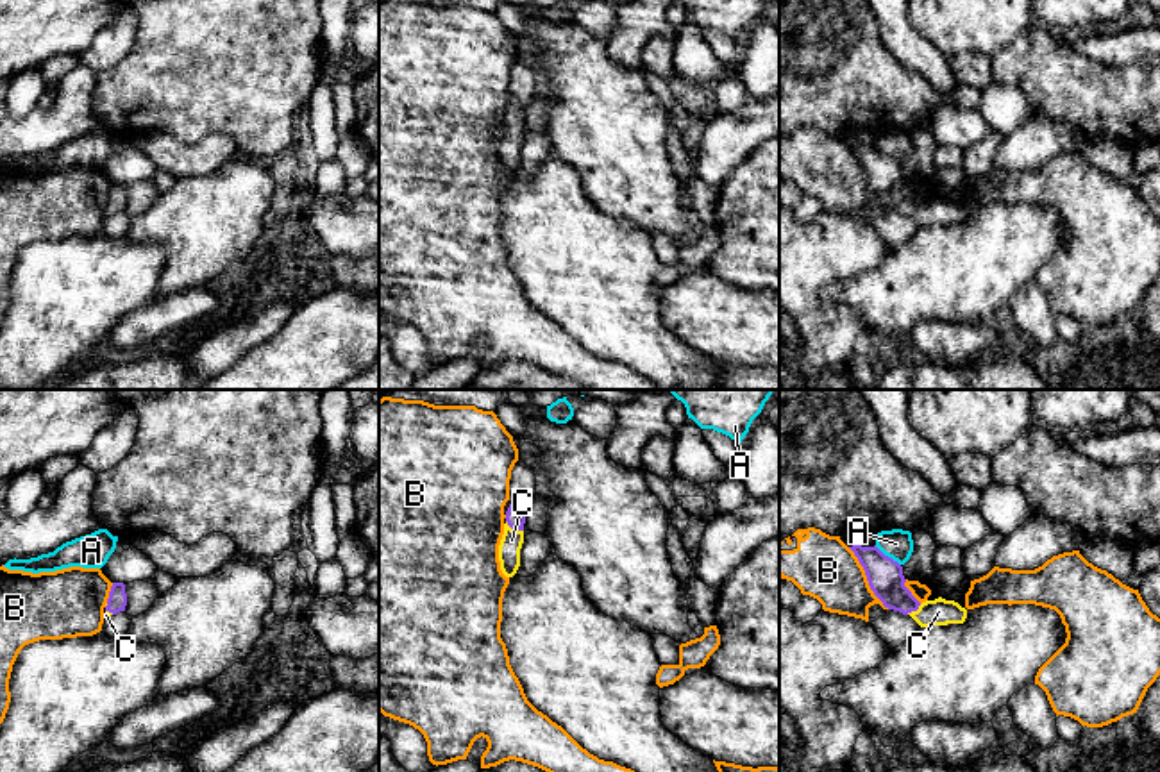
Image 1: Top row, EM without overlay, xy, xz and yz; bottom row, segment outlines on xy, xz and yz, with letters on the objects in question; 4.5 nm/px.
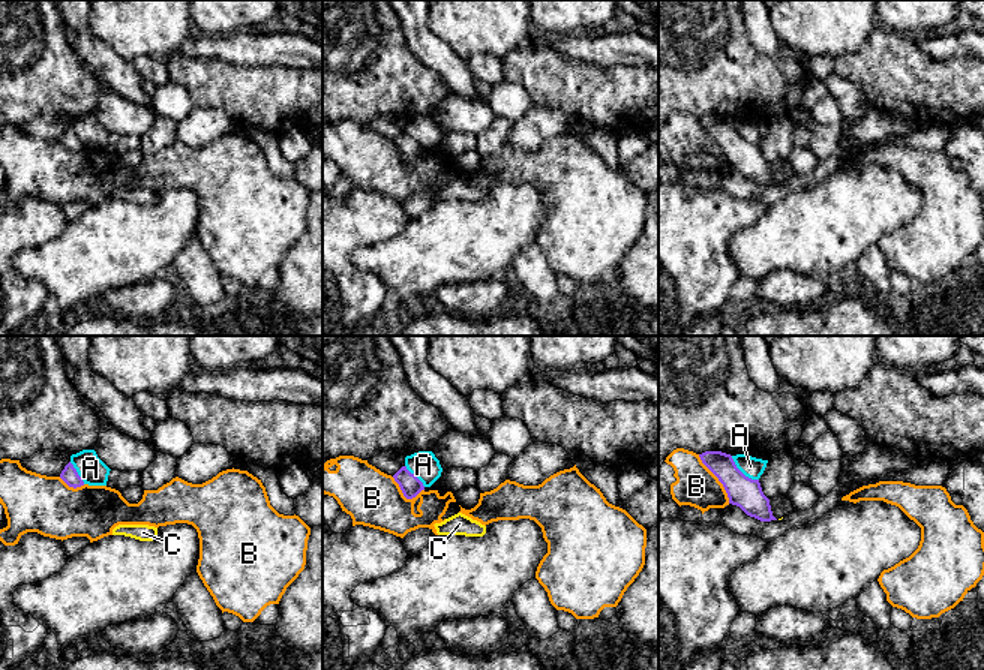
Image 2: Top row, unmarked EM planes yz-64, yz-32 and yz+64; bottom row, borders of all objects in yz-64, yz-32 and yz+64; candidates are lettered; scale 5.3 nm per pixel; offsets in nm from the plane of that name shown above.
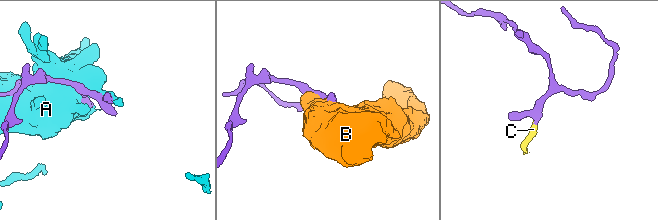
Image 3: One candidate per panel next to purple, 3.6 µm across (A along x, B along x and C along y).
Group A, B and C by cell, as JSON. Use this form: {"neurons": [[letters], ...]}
{"neurons": [["A"], ["B"], ["C"]]}

